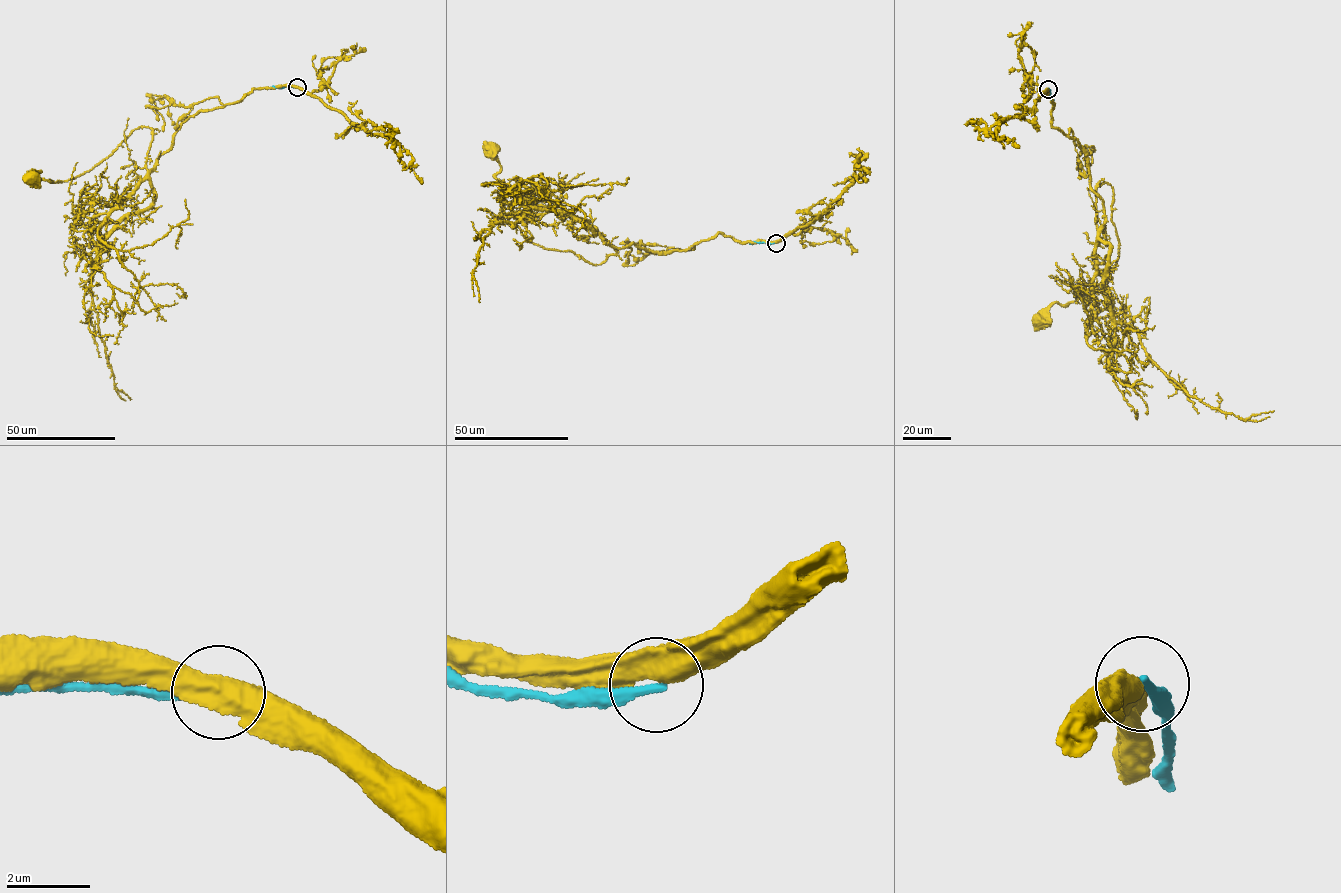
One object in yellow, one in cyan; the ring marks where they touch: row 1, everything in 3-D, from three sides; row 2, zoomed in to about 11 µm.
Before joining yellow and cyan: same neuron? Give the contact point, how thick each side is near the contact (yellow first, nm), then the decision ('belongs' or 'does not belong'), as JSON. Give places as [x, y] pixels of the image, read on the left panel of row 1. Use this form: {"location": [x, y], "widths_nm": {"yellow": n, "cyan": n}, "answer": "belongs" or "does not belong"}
{"location": [297, 87], "widths_nm": {"yellow": 550, "cyan": 240}, "answer": "does not belong"}

